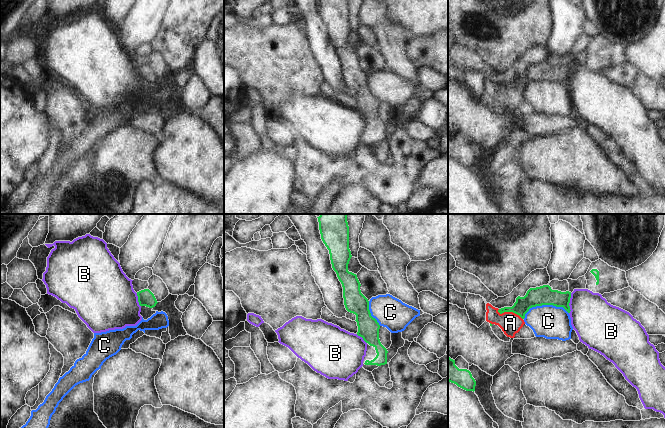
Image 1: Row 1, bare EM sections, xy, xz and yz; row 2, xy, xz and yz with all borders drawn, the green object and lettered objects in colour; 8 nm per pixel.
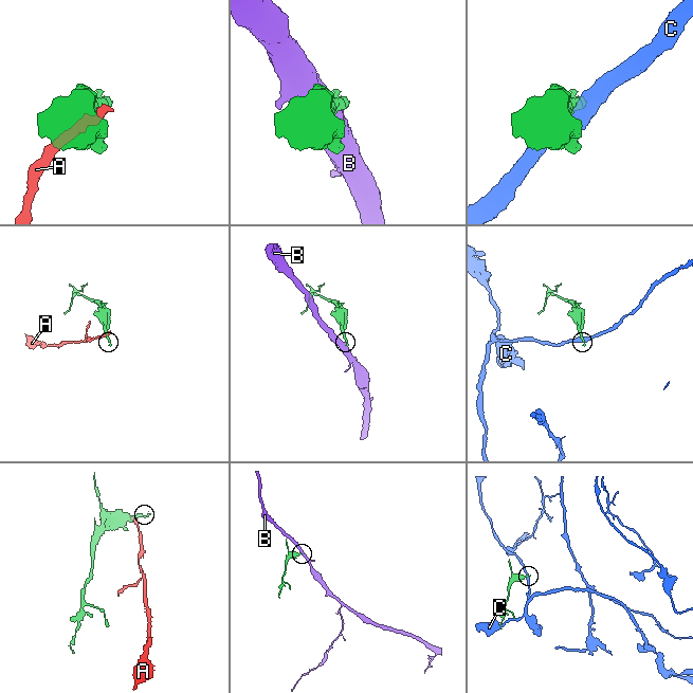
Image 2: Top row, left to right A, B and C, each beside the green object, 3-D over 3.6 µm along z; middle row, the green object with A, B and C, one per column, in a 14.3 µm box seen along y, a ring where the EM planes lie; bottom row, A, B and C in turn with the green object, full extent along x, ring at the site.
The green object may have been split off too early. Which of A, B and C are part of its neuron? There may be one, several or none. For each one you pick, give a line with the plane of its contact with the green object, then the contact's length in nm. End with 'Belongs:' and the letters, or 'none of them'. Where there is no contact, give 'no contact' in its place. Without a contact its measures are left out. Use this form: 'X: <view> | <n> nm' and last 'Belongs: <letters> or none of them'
Belongs: none of them

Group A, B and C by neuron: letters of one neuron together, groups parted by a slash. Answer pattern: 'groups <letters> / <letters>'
groups A / B / C

